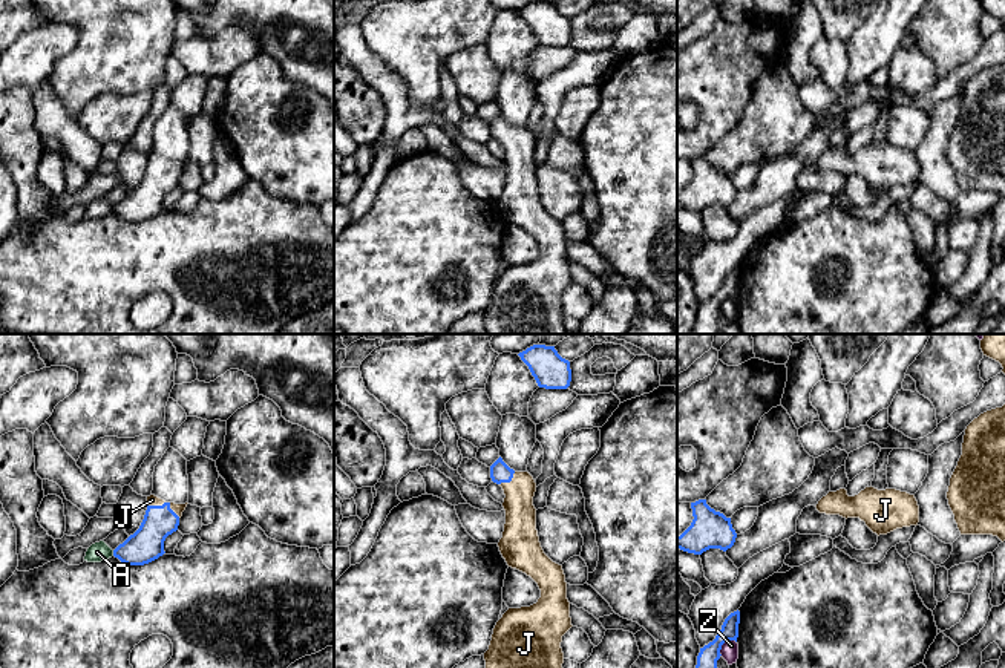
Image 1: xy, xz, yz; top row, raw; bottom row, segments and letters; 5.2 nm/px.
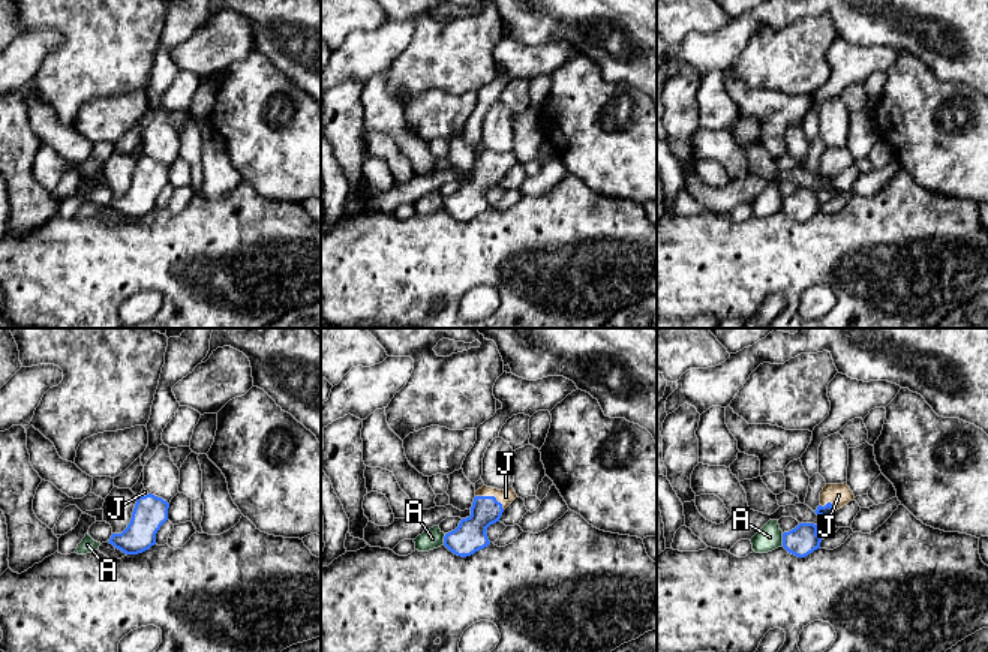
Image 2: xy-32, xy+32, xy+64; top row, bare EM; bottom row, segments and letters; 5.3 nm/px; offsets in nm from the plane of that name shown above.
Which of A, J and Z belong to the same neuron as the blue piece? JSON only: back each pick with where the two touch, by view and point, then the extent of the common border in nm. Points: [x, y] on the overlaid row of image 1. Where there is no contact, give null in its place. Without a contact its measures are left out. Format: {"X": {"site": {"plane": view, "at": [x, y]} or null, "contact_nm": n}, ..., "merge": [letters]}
{"J": {"site": {"plane": "xz", "at": [509, 481]}, "contact_nm": 110}, "merge": ["J"]}

